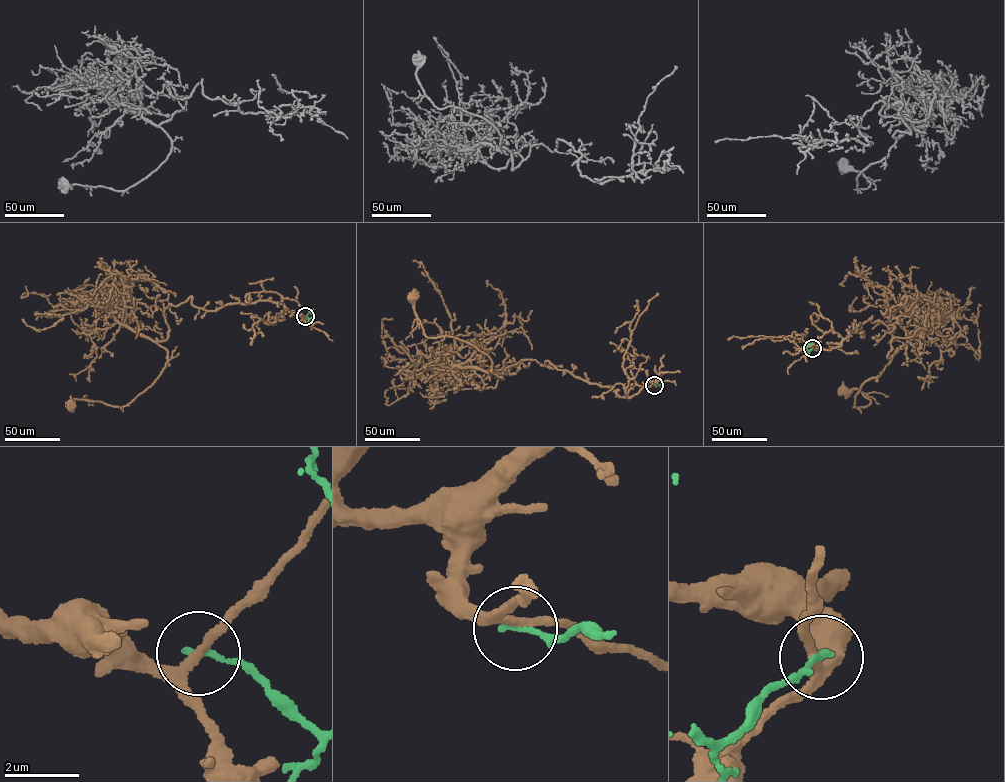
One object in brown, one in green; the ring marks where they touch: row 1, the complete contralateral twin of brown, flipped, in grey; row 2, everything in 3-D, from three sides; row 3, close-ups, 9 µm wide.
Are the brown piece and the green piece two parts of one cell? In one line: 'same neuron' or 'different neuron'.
different neuron

